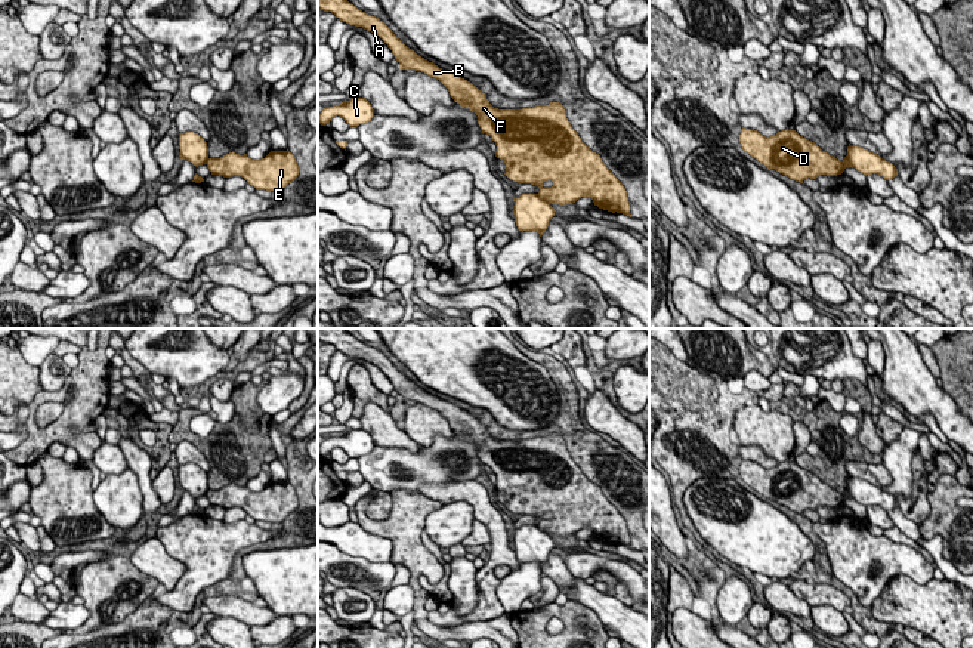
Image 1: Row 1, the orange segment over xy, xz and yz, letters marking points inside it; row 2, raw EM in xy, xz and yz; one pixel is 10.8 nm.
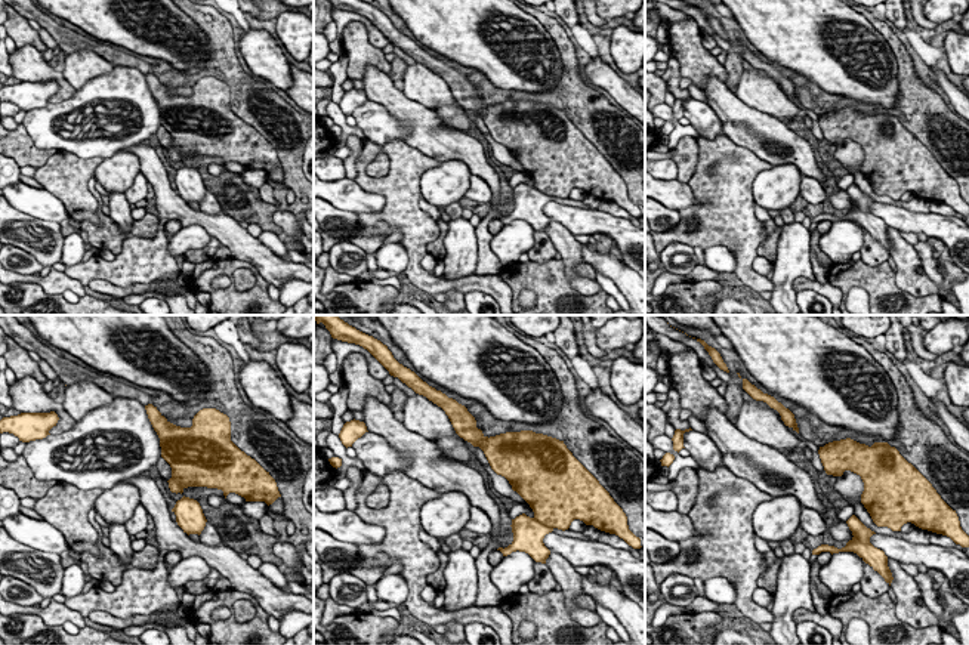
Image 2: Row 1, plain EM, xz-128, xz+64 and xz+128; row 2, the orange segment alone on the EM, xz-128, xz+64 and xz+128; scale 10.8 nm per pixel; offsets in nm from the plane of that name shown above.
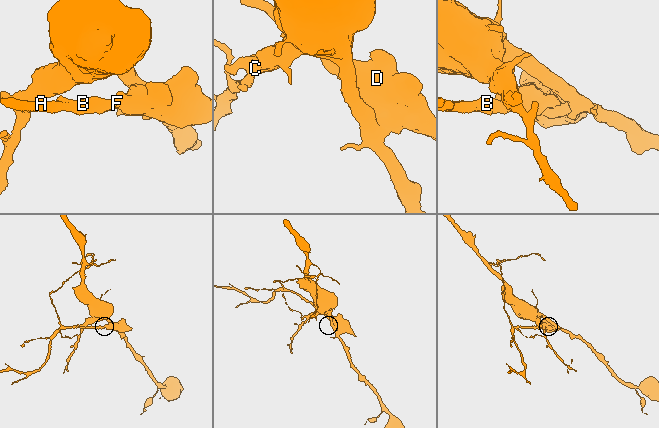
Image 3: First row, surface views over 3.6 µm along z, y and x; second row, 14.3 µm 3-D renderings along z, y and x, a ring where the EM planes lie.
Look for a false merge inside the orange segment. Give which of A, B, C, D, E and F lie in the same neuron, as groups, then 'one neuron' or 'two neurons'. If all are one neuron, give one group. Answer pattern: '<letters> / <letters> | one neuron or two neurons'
A B D E F / C | two neurons

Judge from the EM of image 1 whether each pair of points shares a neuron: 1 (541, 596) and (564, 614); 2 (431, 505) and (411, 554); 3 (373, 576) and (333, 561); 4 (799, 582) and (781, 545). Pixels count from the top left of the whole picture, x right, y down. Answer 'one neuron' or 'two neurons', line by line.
1: two neurons
2: one neuron
3: one neuron
4: two neurons

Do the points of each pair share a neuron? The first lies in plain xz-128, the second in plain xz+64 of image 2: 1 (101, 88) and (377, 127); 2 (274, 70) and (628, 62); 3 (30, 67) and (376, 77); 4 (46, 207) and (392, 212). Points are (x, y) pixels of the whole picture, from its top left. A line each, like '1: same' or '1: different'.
1: same
2: different
3: same
4: different

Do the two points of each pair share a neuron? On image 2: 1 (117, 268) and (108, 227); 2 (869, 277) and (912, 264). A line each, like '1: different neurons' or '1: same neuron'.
1: different neurons
2: different neurons

